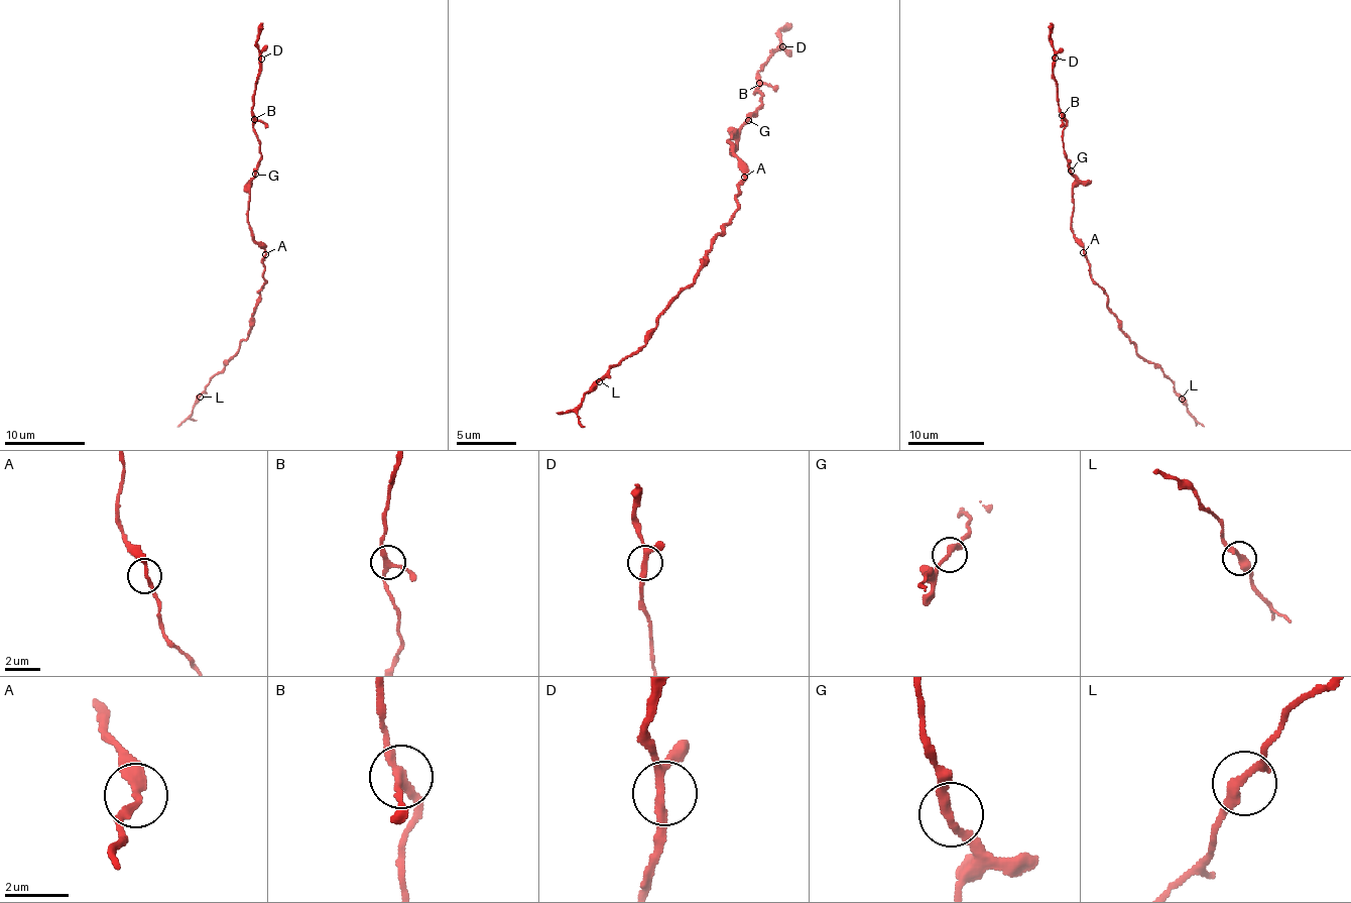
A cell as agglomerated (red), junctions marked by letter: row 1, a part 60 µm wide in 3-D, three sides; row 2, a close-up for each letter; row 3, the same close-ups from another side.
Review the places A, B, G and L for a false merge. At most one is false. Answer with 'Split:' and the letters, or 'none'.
Split: none

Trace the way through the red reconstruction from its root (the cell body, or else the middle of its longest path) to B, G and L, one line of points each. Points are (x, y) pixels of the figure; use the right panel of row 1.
B: (1085, 252), (1071, 227), (1073, 184), (1077, 177), (1064, 155), (1063, 115)
G: (1085, 252), (1071, 227), (1073, 184), (1077, 177), (1071, 171)
L: (1085, 252), (1089, 274), (1107, 296), (1119, 330), (1136, 353), (1161, 369), (1182, 399)

